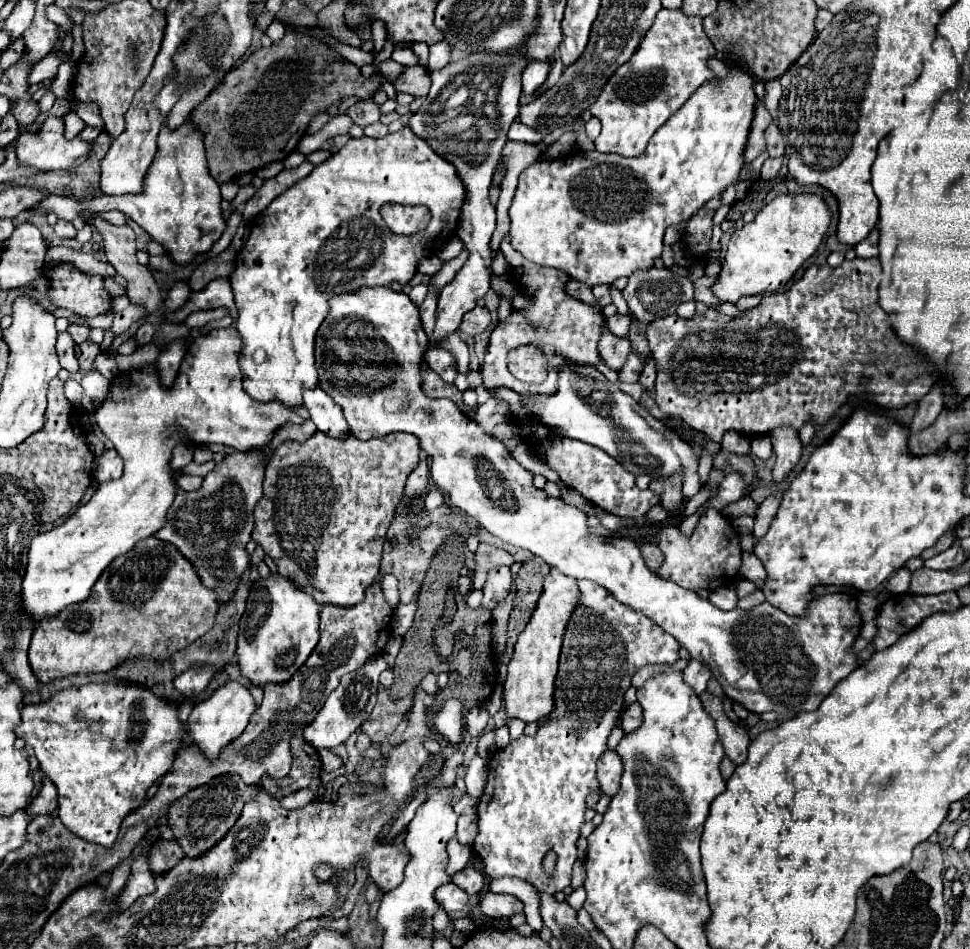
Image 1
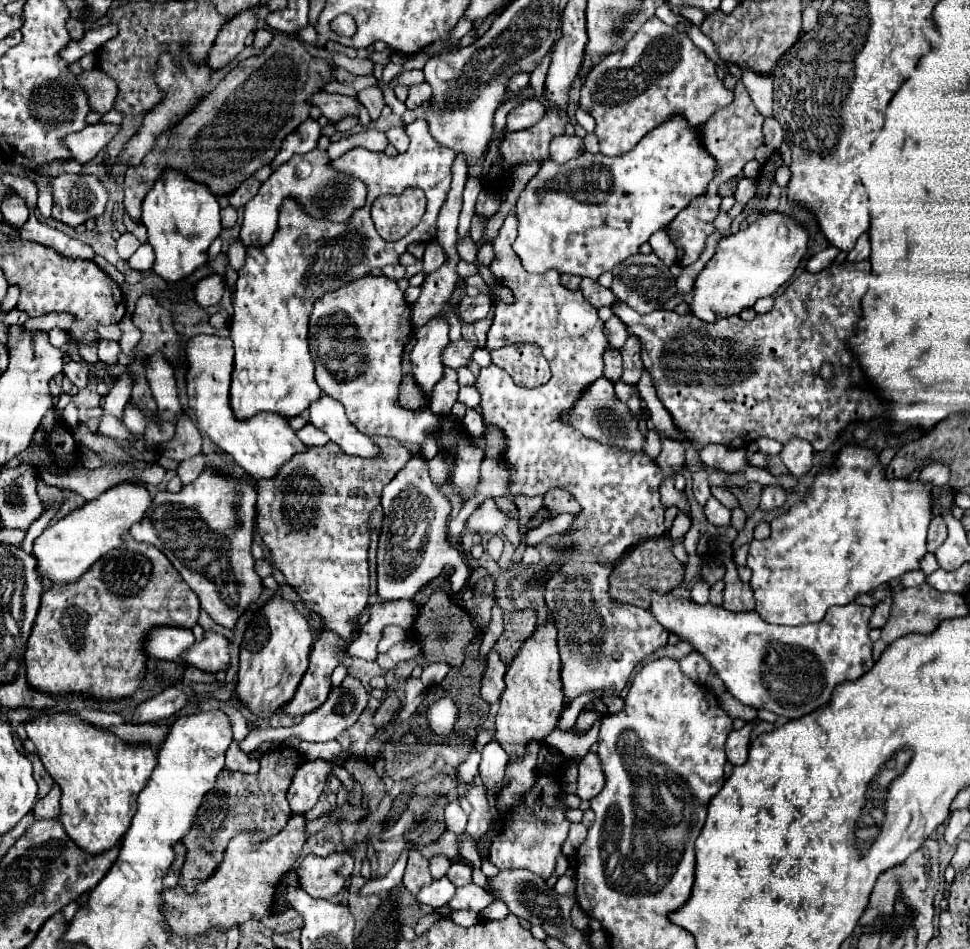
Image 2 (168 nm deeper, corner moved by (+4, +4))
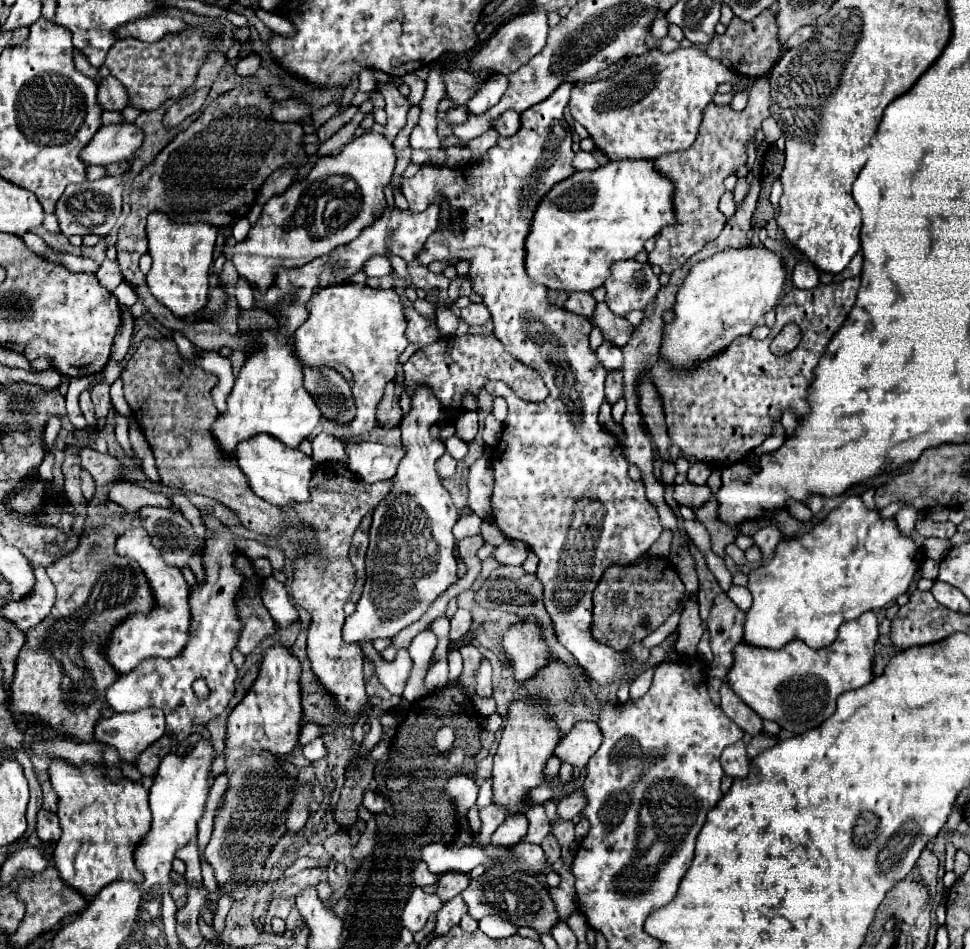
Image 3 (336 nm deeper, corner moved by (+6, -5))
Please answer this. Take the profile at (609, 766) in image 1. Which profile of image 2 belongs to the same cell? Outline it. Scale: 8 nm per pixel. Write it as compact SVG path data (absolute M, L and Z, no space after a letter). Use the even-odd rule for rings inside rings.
M588 753L582 761L580 761L580 773L578 773L578 789L576 795L582 801L590 801L592 797L596 797L604 787L604 773L598 761L596 753Z

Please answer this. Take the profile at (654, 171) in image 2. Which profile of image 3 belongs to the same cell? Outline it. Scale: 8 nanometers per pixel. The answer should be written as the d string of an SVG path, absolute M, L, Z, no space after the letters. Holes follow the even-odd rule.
M610 160L606 166L596 170L578 170L554 184L554 188L540 200L530 232L524 240L526 274L534 284L542 284L546 288L590 292L606 282L614 262L634 258L640 250L644 250L644 242L648 238L674 224L674 184L656 170L654 160Z

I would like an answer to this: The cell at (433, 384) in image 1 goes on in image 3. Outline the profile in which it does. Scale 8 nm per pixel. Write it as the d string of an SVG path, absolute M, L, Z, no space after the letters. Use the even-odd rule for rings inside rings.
M392 390L386 392L384 400L380 402L378 408L378 420L382 426L386 428L394 428L400 424L402 420L402 408L400 408L400 400L396 396L392 396Z

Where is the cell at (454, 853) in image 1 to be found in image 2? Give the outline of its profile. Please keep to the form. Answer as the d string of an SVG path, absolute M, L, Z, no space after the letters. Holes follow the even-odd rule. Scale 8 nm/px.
M432 857L430 859L430 873L432 873L432 877L434 879L442 879L450 865L452 865L452 861L446 859L446 857Z

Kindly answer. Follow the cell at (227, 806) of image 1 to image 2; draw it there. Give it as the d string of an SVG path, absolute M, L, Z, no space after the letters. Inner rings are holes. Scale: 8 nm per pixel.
M278 749L274 753L266 753L260 757L260 771L256 775L246 775L246 773L232 773L232 771L222 771L216 779L214 789L204 797L204 803L194 819L192 829L188 831L188 835L184 837L184 845L188 849L186 853L186 865L182 869L182 877L180 877L180 885L184 887L186 893L194 893L196 885L206 881L216 869L218 863L222 863L222 855L226 853L228 841L242 833L242 831L258 831L258 835L274 835L274 831L280 831L288 819L290 819L290 807L286 801L286 791L290 787L290 781L296 773L296 769L304 763L304 759L300 757L300 753L292 751L292 749Z

